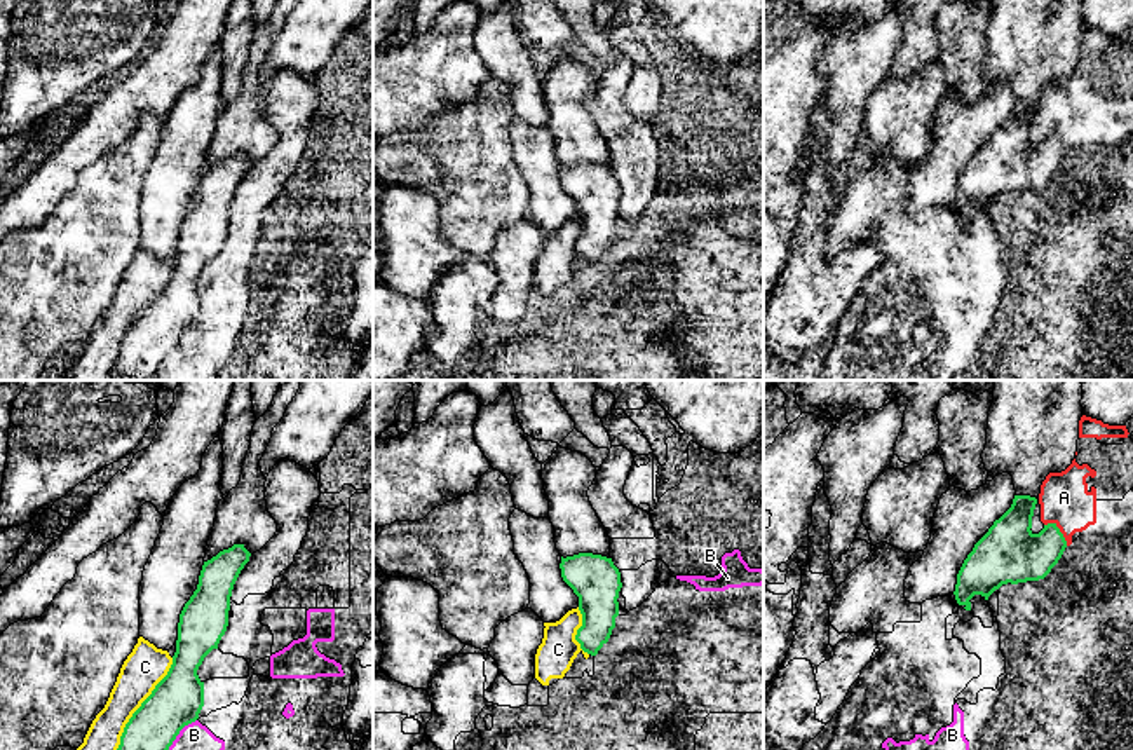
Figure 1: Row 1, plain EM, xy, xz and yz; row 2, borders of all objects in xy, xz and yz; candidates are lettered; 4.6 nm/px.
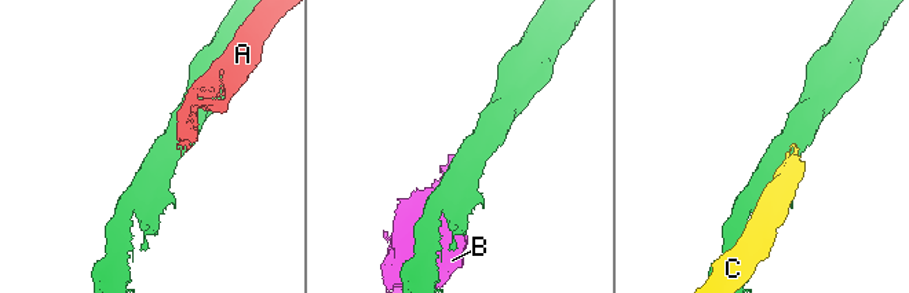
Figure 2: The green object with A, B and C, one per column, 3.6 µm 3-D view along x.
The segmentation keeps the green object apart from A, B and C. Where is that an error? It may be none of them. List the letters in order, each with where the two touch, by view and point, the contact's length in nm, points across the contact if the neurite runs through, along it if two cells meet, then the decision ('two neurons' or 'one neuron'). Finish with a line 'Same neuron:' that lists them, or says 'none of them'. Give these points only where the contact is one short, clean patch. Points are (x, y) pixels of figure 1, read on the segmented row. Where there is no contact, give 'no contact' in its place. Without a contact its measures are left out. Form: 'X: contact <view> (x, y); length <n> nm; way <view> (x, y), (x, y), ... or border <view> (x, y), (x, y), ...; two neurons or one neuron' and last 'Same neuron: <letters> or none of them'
A: contact yz (1058, 531); length 150 nm; two neurons
B: contact xy (178, 733); length 190 nm; two neurons
C: contact xy (142, 703); length 500 nm; two neurons
Same neuron: none of them

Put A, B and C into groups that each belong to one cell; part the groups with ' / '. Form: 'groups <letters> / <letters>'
groups A C / B

